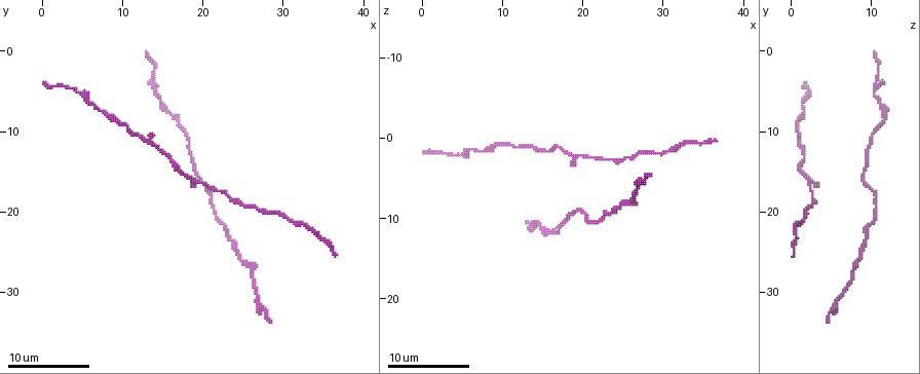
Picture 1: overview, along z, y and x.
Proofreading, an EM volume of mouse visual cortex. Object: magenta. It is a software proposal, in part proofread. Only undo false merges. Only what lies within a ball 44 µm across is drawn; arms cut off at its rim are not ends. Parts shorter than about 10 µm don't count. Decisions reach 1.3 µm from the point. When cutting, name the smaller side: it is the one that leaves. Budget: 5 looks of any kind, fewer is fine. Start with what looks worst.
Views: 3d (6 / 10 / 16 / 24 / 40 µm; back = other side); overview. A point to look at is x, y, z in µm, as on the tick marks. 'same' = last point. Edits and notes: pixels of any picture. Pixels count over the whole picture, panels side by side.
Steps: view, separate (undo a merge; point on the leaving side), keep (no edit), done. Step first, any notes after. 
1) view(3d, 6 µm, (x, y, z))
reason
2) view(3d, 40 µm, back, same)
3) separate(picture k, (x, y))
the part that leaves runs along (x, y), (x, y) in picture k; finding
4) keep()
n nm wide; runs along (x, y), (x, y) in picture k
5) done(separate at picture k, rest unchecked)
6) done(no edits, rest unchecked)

view(3d, 10 µm, (18.8, 16.4, 3.6))

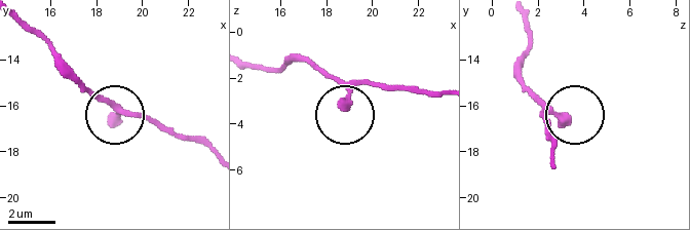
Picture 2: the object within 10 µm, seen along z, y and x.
keep()
side arm 27 µm; runs along (349, 111), (343, 87), (311, 61) in picture 2; all the same neuron

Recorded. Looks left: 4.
view(3d, 10 µm, (12.6, 11.2, 1.2))
two arms in line, one across

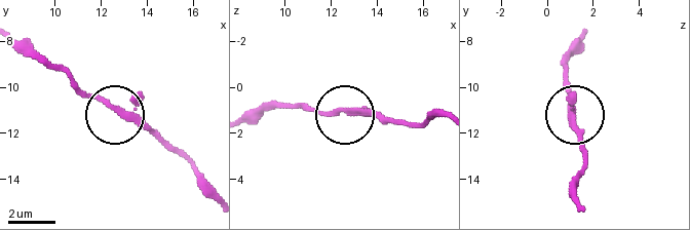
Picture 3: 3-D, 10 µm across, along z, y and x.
keep()
210 nm wide; runs along (211, 187), (181, 157), (86, 92), (60, 65) in picture 3; one neuron here

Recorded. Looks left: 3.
view(3d, 6 µm, (26.0, 26.8, 8.2))
calibre changes

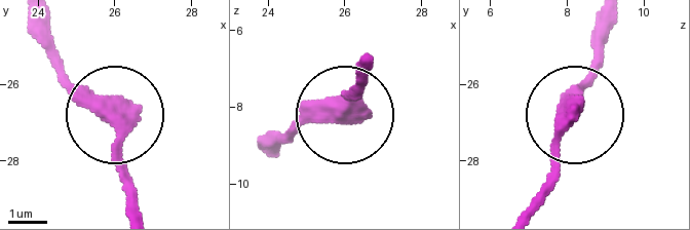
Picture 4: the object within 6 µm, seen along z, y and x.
keep()
all the same neuron

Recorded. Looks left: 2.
done(no edits, rest unchecked)

